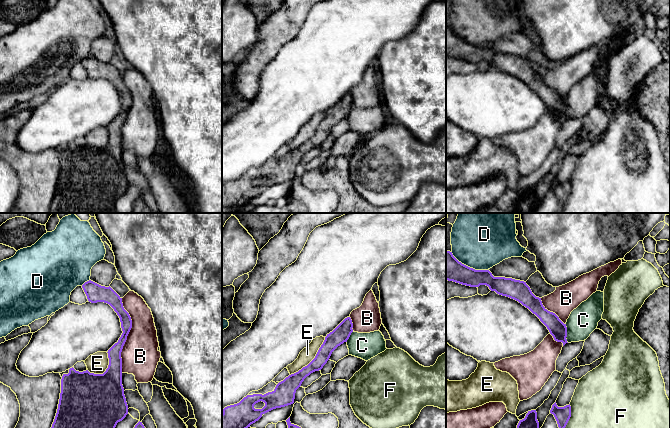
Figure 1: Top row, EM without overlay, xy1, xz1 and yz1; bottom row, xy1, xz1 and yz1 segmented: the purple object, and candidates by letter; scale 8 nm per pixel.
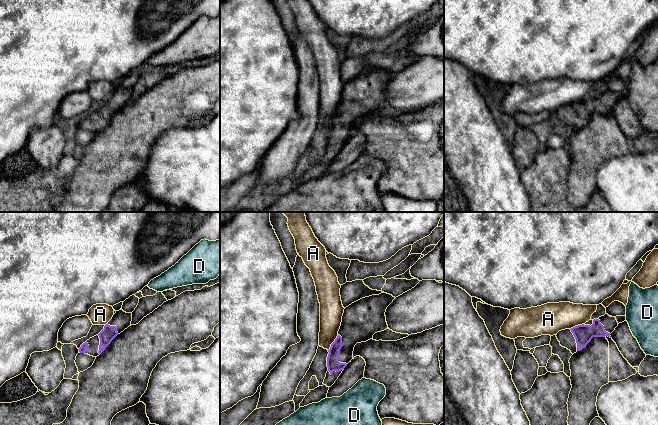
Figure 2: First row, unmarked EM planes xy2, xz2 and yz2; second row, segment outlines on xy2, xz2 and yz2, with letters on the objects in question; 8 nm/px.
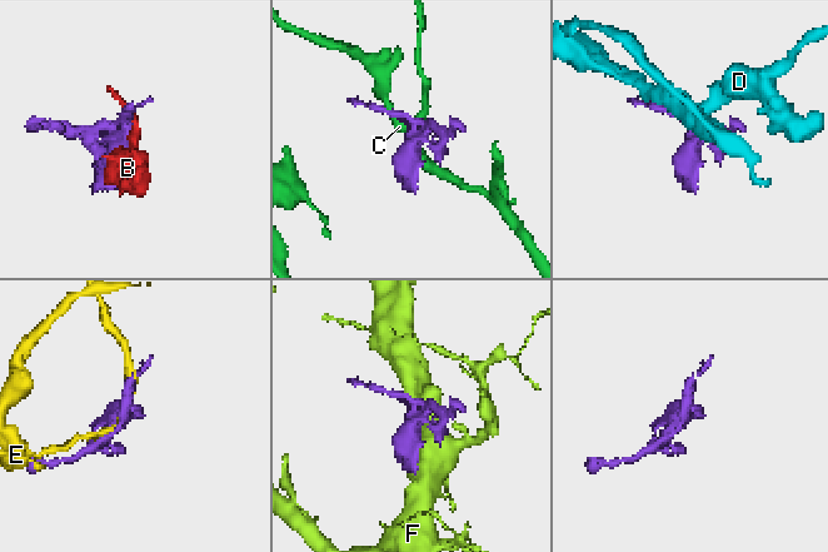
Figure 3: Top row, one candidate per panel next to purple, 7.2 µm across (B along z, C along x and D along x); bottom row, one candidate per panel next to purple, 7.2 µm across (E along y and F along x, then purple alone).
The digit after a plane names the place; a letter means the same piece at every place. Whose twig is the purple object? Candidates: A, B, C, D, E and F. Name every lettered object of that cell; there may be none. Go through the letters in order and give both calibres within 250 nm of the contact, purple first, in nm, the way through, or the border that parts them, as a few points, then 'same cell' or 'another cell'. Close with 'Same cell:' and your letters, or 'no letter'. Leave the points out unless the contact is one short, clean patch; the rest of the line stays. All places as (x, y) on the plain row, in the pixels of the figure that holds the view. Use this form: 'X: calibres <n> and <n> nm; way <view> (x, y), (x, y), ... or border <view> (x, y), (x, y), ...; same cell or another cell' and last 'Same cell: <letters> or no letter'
A: calibres 110 and 190 nm; border xz2 (338, 111), (328, 126); another cell
B: calibres 110 and 300 nm; another cell
C: calibres 140 and 240 nm; border yz1 (565, 100), (566, 116), (568, 118); another cell
D: calibres 200 and 360 nm; another cell
E: calibres 130 and 110 nm; another cell
F: calibres 130 and 500 nm; another cell
Same cell: no letter

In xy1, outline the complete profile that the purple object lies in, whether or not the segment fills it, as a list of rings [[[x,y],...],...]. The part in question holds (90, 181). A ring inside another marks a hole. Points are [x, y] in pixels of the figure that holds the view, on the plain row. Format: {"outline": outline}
{"outline": [[[91,56],[82,64],[91,79],[109,80],[120,94],[122,111],[108,126],[109,141],[103,150],[79,148],[73,143],[61,155],[57,189],[50,213],[116,213],[115,203],[128,190],[122,161],[121,128],[132,104],[122,74],[109,62]]]}

